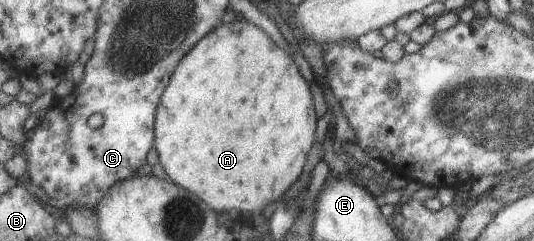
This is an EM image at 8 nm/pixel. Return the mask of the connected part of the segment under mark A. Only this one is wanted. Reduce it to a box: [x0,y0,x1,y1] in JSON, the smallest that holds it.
[155,21,319,218]

